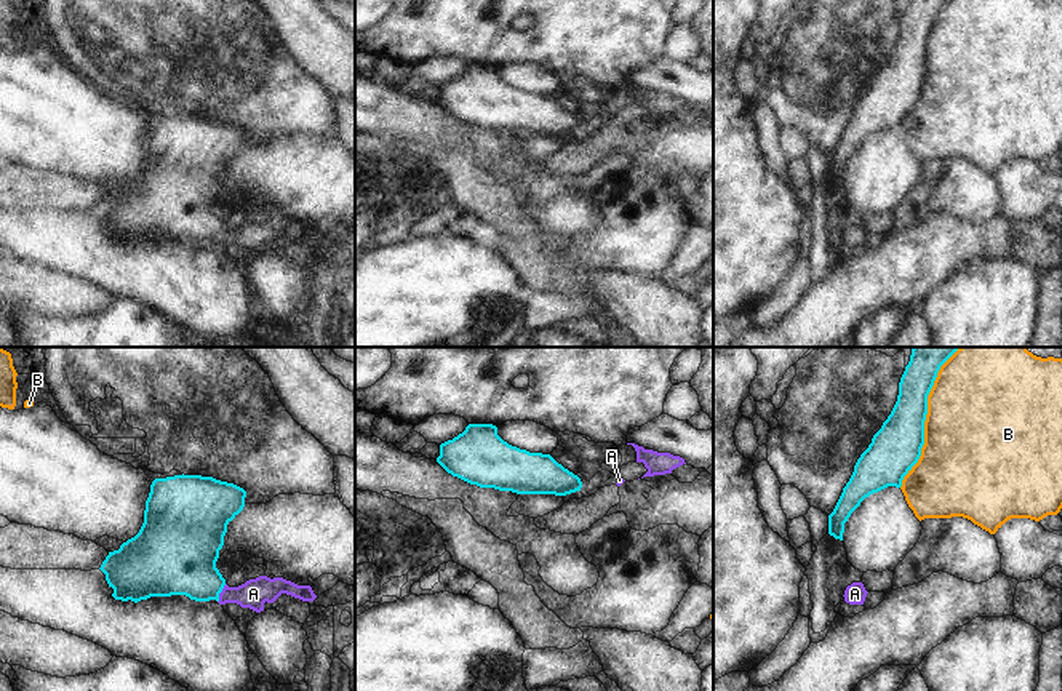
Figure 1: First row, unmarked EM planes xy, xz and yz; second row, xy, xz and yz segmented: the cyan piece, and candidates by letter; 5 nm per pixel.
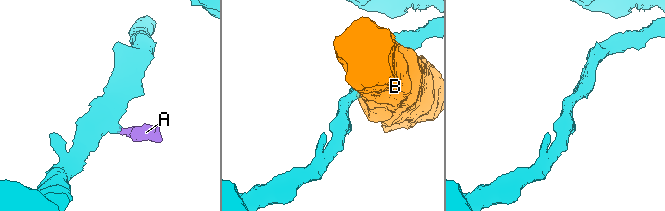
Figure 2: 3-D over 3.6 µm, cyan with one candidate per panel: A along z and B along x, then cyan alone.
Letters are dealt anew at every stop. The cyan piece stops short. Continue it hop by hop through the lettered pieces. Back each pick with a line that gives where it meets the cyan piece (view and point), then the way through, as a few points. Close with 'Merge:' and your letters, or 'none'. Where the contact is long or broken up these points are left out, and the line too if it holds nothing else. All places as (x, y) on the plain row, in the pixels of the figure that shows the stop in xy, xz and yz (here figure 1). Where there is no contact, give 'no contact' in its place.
A: xy (219, 234) | across xy (181, 202), (203, 224), (219, 234), (253, 235)
Merge: A

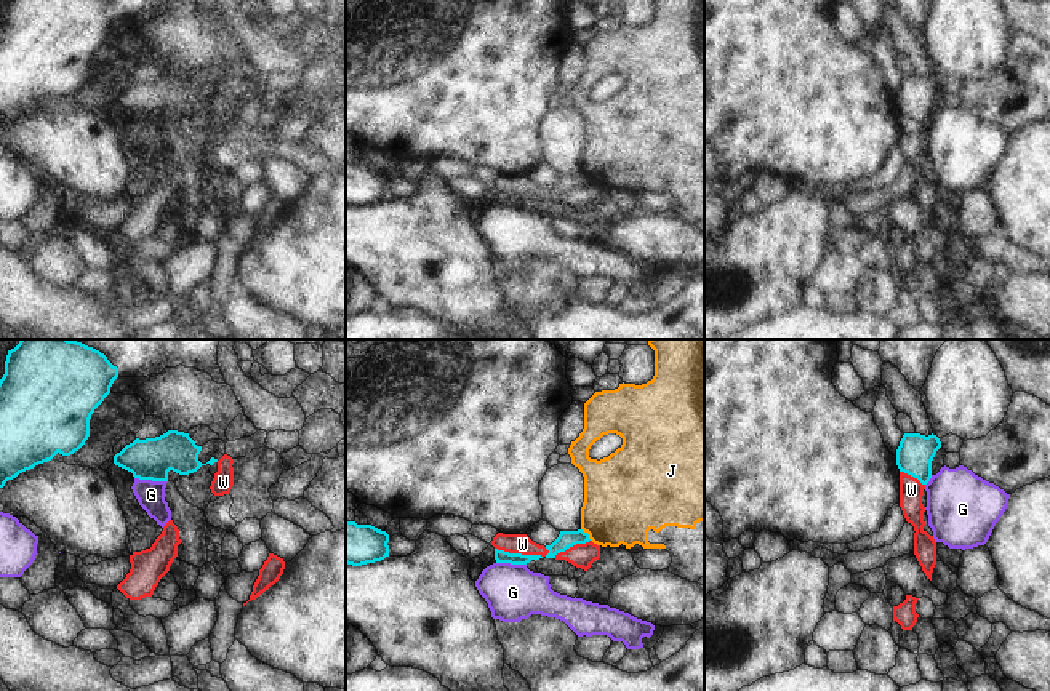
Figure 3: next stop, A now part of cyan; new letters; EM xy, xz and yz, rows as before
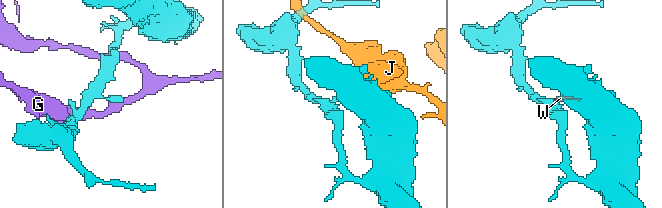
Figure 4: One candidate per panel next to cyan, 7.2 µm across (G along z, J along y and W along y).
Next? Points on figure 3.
Merge: none

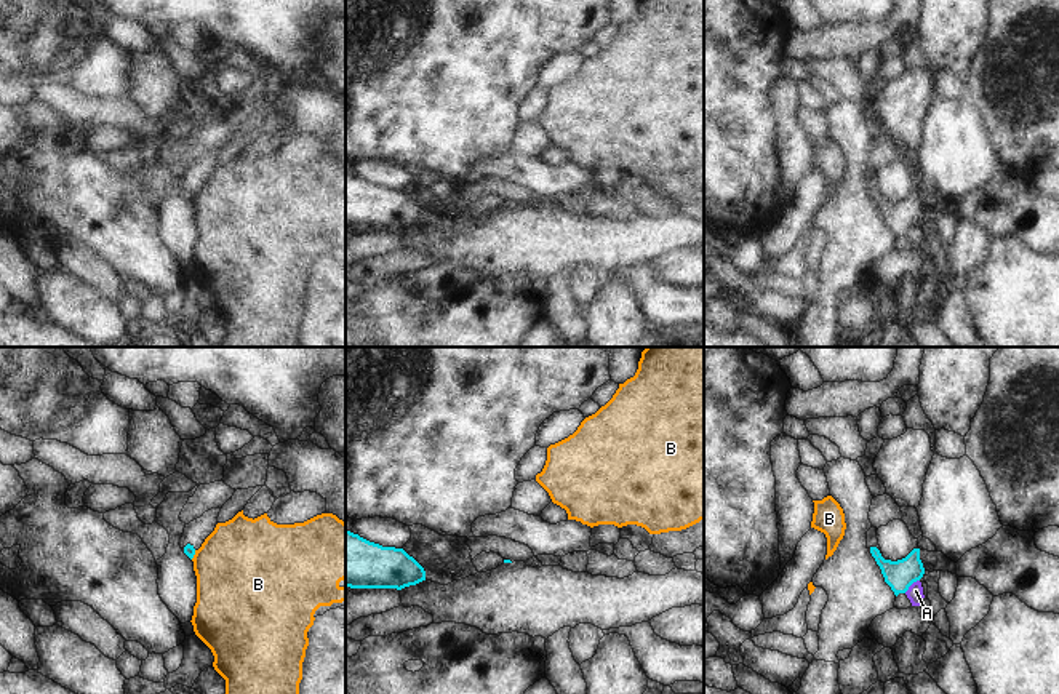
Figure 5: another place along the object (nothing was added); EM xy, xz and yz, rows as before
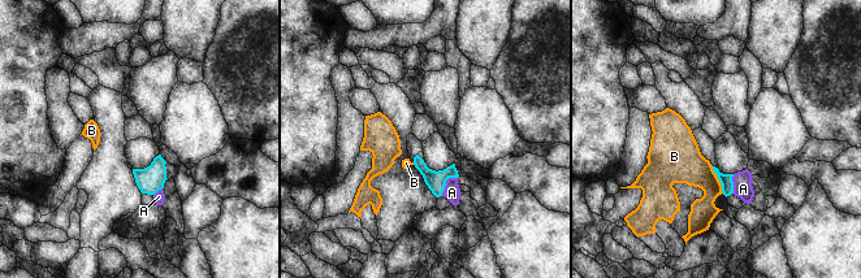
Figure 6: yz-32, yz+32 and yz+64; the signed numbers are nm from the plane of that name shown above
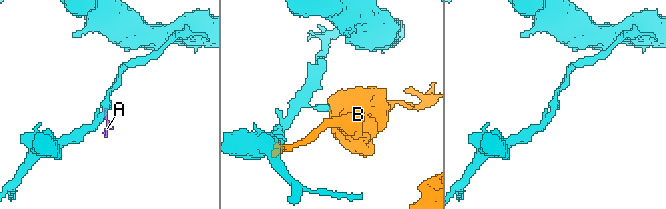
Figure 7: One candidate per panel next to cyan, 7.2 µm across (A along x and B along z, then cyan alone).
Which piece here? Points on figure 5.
Merge: none

